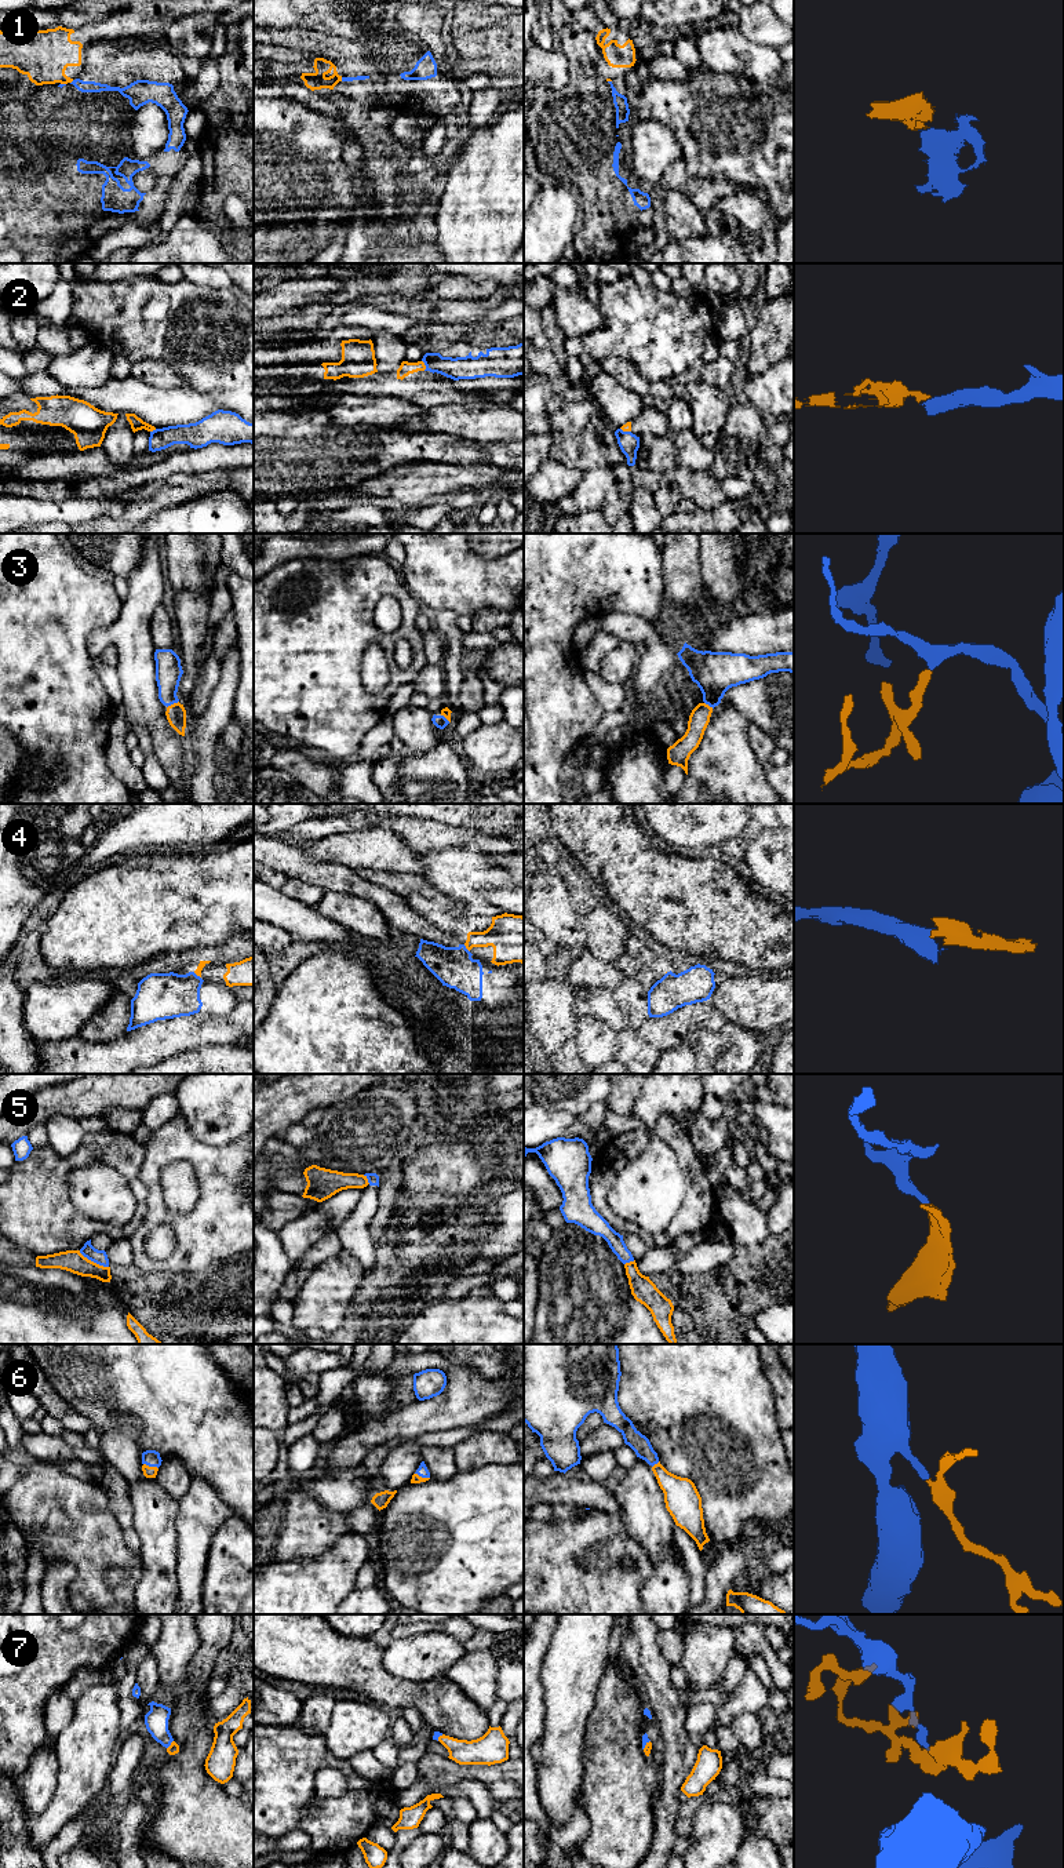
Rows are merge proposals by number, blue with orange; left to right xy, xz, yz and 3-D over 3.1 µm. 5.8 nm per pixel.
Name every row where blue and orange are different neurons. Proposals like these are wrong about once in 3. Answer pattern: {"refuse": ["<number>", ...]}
{"refuse": ["1", "2", "4", "5"]}

